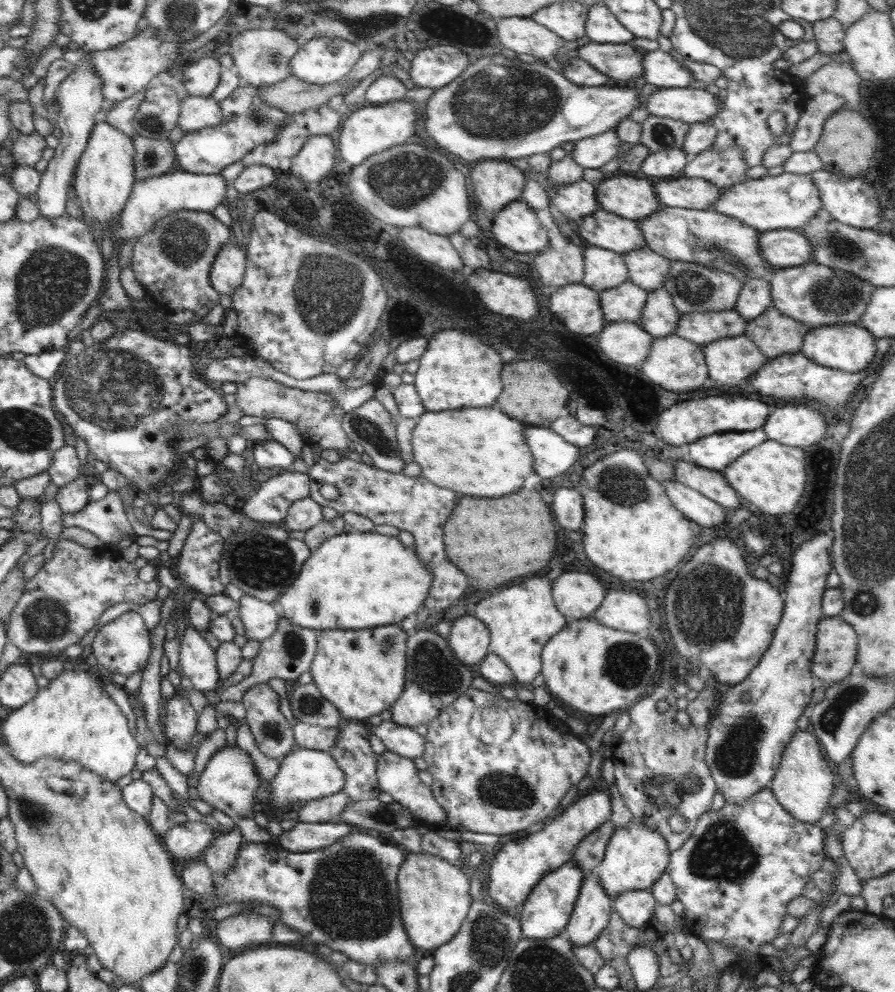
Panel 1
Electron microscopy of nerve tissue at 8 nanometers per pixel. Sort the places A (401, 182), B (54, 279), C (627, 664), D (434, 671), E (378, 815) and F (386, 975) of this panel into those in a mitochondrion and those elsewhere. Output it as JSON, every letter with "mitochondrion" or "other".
{"A":"mitochondrion","B":"mitochondrion","C":"mitochondrion","D":"mitochondrion","E":"mitochondrion","F":"other"}

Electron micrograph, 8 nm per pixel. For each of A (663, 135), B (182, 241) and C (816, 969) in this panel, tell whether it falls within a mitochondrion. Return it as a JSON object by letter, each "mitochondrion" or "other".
{"A":"mitochondrion","B":"mitochondrion","C":"other"}

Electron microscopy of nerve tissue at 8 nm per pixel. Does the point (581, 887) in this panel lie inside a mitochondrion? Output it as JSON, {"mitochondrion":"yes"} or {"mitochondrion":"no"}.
{"mitochondrion":"no"}

